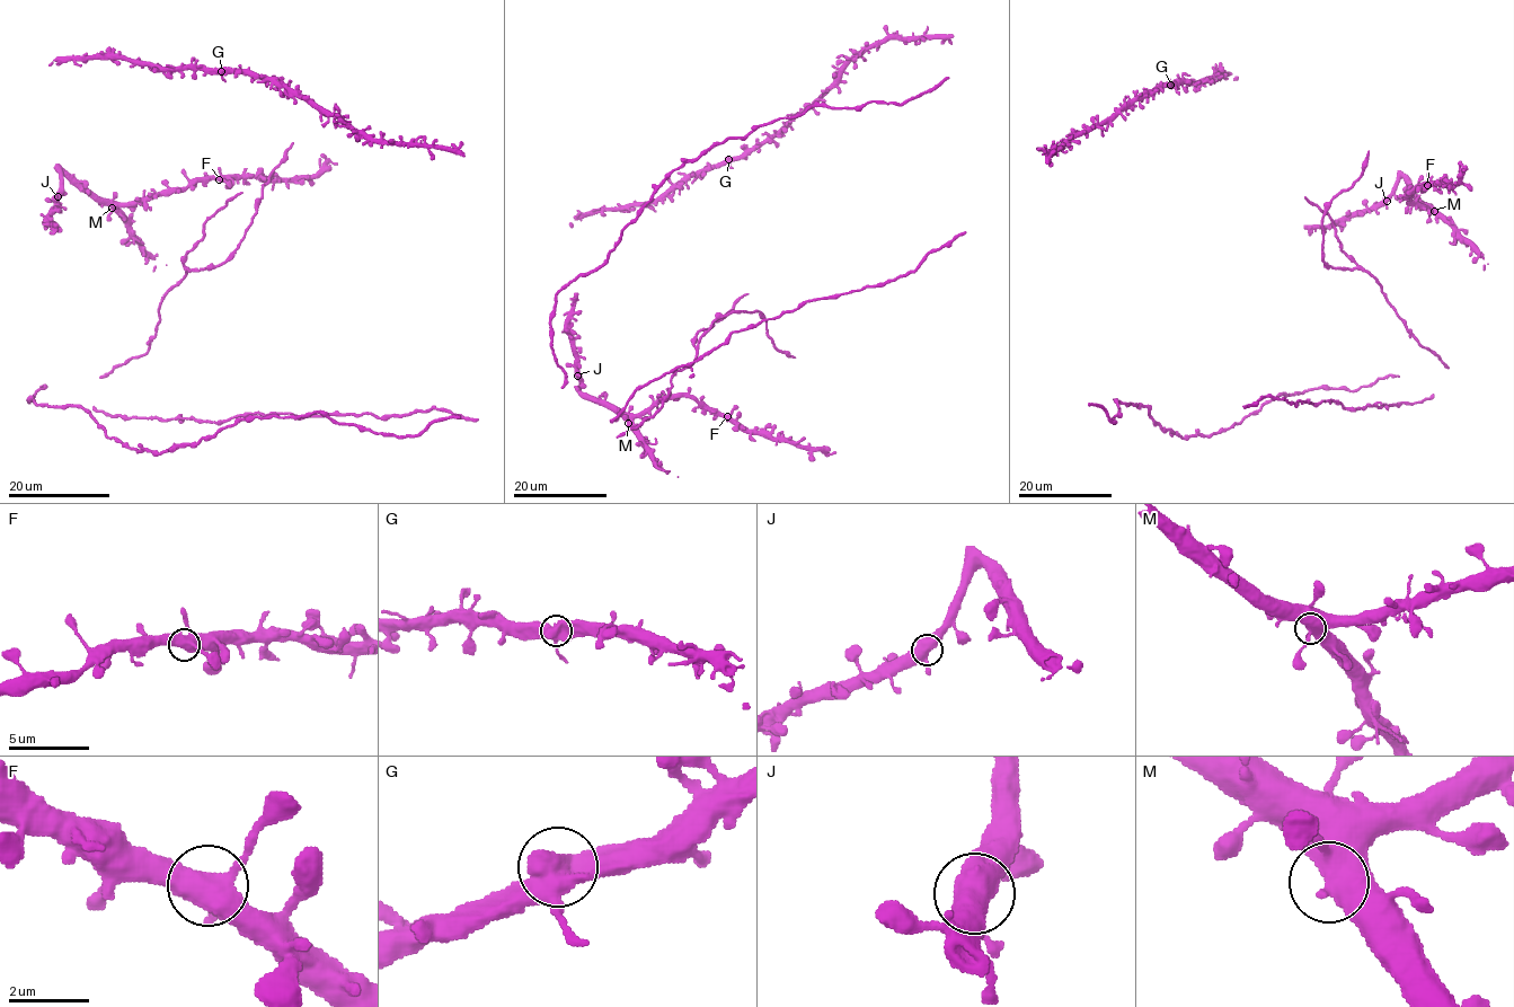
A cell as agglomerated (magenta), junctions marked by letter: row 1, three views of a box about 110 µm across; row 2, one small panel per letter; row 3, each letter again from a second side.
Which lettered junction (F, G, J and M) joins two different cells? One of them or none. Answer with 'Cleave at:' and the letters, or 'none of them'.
Cleave at: none of them

